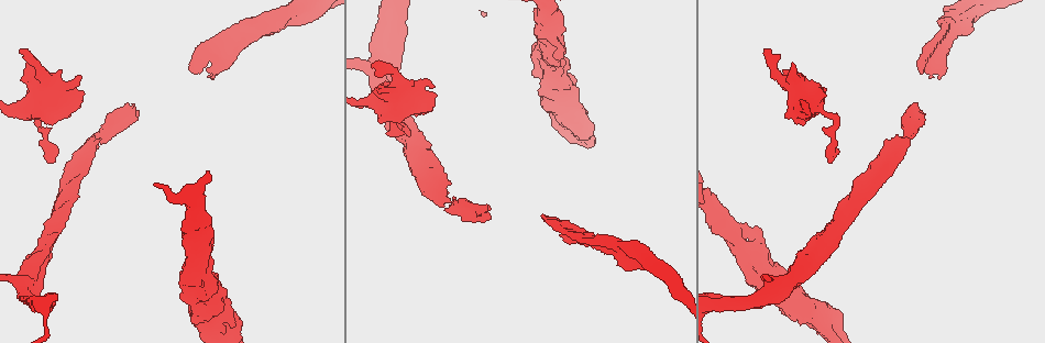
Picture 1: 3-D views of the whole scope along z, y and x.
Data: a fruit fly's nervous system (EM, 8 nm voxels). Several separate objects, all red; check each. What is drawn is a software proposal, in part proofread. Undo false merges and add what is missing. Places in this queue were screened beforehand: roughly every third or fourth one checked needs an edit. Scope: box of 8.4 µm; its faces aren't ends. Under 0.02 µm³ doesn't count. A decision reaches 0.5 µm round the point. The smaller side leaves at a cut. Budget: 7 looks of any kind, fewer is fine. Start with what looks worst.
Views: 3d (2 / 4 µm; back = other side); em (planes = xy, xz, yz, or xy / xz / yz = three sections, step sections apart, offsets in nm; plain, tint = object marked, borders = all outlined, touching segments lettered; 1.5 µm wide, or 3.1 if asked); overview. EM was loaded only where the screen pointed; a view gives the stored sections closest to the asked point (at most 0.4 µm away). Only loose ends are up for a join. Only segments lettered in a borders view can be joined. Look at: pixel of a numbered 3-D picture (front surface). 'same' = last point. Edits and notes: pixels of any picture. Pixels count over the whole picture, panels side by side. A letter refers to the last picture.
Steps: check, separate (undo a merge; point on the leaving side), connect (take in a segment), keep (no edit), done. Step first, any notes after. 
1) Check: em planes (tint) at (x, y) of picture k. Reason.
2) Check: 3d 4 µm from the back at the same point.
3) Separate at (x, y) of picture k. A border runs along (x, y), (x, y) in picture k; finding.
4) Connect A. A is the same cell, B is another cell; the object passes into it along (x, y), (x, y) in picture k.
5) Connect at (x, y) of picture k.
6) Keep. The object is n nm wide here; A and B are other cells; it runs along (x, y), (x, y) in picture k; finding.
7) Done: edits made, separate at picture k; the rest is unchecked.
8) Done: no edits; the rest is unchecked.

Check: 3d 2 µm at (404, 128) of picture 1. Branch stops here.

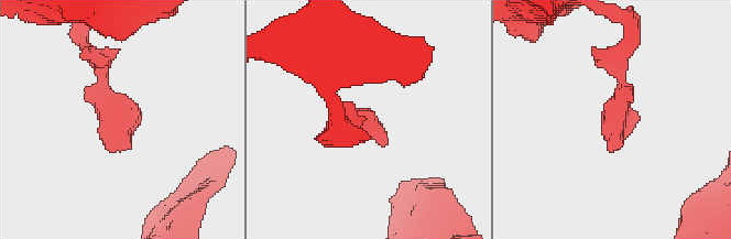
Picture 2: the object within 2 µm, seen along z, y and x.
Check: em planes (plain) at (613, 148) of picture 2. Now the EM.

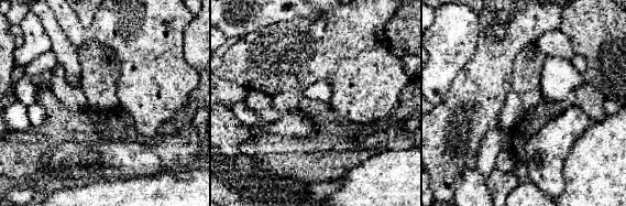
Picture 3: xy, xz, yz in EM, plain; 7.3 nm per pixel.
Check: em planes (borders) at the same point.

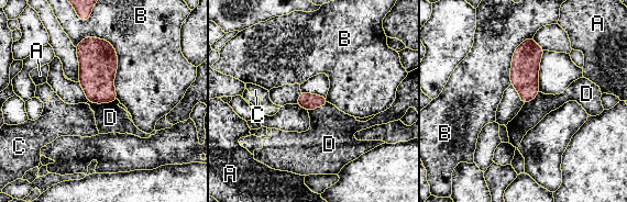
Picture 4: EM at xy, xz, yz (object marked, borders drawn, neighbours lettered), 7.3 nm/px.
Keep. A, B, C and D are other cells; none of them fits.

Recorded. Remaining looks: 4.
Check: em planes (borders) at (432, 107) of picture 1. Stops while still wide.

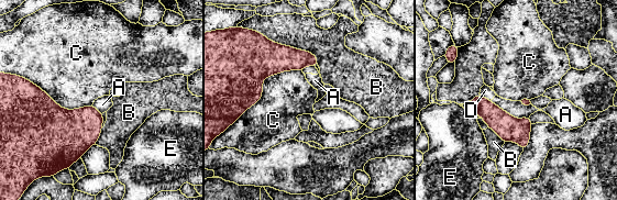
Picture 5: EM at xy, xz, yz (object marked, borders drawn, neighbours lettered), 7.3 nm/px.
Keep. A, B, C, D and E are other cells; a border runs along (491, 100), (515, 118), (529, 117) in picture 5; no lettered segment goes on from it.

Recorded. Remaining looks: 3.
Check: 3d 2 µm at (321, 12) of picture 1. Branch stops here.

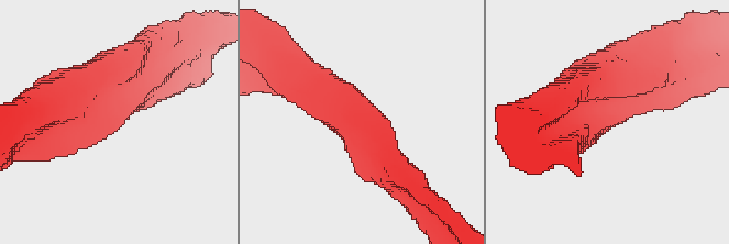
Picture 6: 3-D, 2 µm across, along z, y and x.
Check: em xz step 4 (tint) at (615, 123) of picture 6.

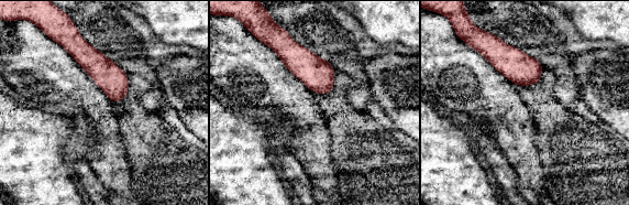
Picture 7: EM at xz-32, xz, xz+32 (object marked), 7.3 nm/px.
Check: em xz step 4 (borders) at the same point.

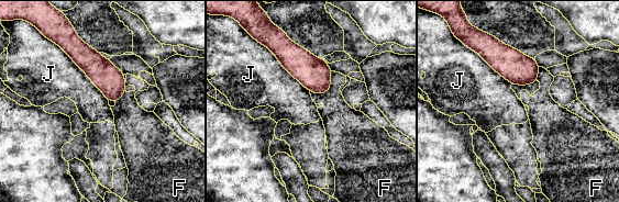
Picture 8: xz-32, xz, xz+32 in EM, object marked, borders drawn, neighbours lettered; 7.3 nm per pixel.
Keep. The object is 220 nm wide here; F and J are other cells; none of them fits.

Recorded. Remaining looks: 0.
Done: no edits; the rest is unchecked.

